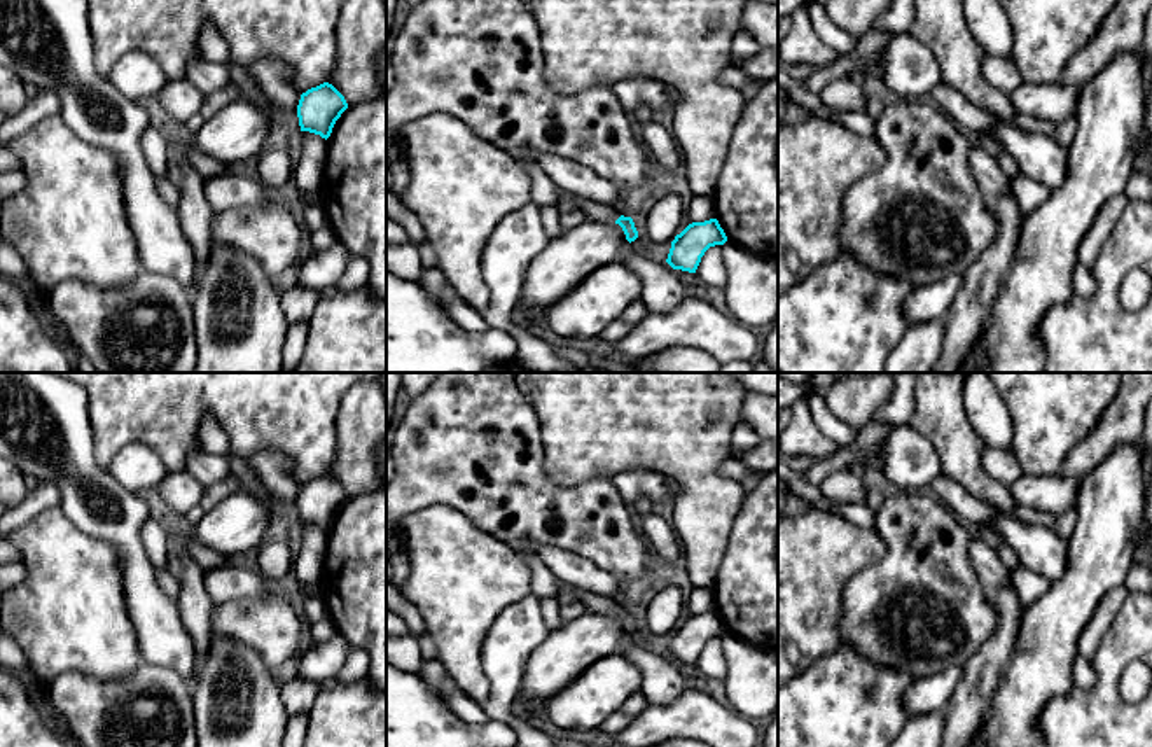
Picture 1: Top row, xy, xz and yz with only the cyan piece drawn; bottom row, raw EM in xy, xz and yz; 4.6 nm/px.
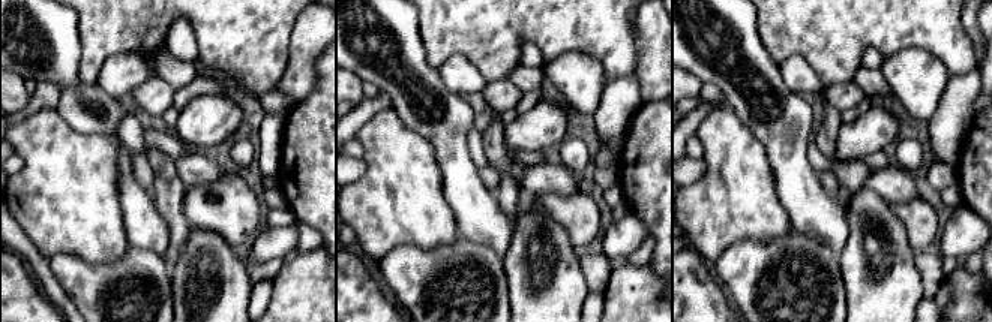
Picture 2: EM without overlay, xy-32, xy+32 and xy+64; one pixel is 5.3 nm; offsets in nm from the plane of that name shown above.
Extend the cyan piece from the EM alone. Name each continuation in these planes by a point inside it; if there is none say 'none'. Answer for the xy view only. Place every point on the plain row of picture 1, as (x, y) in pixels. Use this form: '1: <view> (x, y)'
none

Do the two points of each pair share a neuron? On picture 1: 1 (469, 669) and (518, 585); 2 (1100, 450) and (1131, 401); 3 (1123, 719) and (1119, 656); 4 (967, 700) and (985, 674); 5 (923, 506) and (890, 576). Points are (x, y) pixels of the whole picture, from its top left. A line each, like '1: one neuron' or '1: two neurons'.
1: one neuron
2: one neuron
3: one neuron
4: one neuron
5: one neuron

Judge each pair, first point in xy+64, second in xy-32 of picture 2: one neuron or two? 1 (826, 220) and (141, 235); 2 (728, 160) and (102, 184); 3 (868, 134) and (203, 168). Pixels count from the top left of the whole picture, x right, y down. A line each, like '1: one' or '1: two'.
1: one
2: one
3: two

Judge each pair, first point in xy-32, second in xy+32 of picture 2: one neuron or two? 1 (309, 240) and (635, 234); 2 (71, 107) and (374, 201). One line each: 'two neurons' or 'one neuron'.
1: two neurons
2: two neurons

